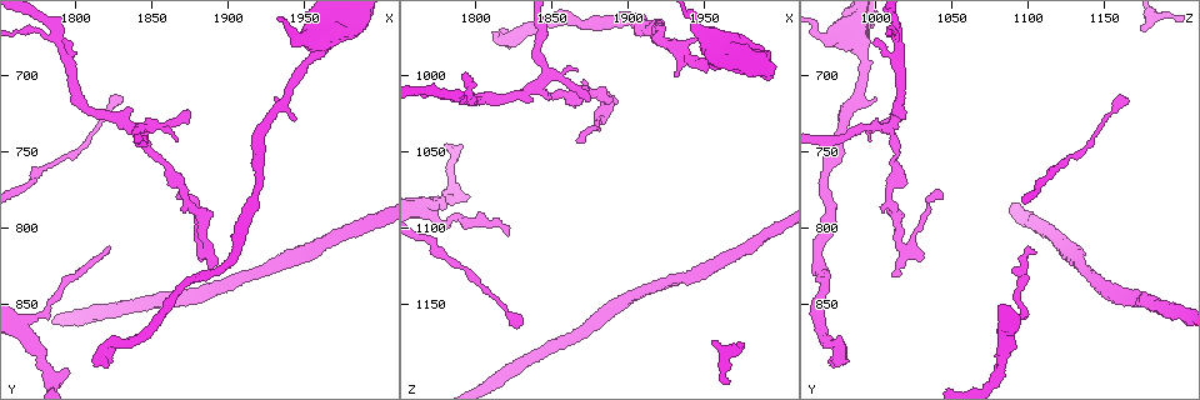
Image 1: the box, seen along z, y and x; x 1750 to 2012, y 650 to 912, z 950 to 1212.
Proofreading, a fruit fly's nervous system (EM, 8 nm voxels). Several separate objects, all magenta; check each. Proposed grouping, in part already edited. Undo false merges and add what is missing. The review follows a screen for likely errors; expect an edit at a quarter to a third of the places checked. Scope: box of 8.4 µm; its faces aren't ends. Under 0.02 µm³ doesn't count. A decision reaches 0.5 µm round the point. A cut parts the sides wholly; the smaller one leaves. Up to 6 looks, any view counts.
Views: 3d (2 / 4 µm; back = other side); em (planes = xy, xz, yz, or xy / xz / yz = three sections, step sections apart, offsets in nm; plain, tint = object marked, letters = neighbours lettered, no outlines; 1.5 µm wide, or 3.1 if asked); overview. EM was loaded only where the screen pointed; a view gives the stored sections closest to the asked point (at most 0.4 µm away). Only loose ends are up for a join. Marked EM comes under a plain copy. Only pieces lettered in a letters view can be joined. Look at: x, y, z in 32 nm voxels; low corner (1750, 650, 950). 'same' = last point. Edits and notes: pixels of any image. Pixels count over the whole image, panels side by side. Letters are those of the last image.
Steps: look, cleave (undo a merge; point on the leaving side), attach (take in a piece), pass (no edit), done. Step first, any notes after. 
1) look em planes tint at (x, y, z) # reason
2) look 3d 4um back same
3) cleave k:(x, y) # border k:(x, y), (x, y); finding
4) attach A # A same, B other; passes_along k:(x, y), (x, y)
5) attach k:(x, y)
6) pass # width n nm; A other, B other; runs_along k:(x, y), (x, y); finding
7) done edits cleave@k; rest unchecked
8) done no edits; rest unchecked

look em planes tint at (1862, 758, 1016) # sudden change in width

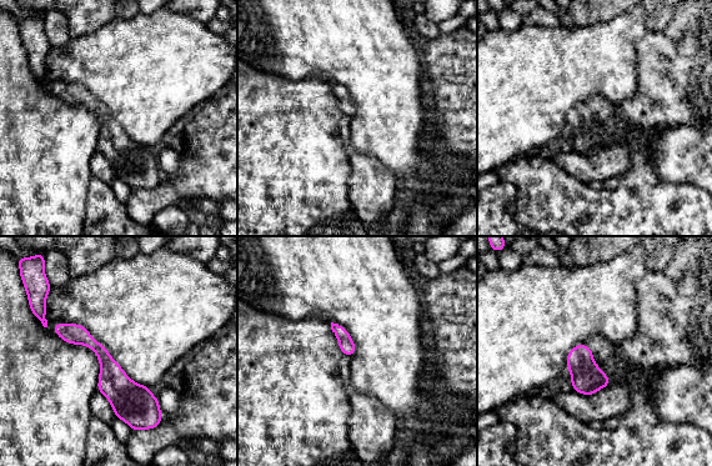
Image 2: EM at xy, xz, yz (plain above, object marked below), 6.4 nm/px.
look em planes letters same # what lies round it

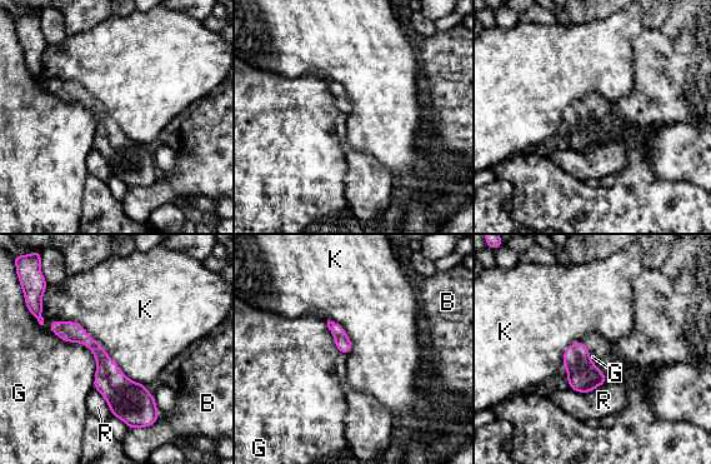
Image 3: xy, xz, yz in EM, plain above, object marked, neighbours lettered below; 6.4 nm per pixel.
pass # width 100 nm; B other, G other, K other, R other; border 3:(50, 322), (78, 322), (145, 385); continuous, no second neuron

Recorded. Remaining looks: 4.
look 3d 4um at (1816, 886, 968) # end of a long branch

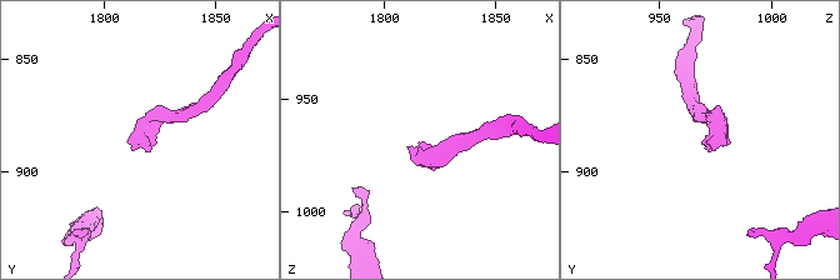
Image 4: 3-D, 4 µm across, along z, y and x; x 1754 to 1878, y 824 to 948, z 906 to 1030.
look em xy step 4 letters at (1816, 889, 968)

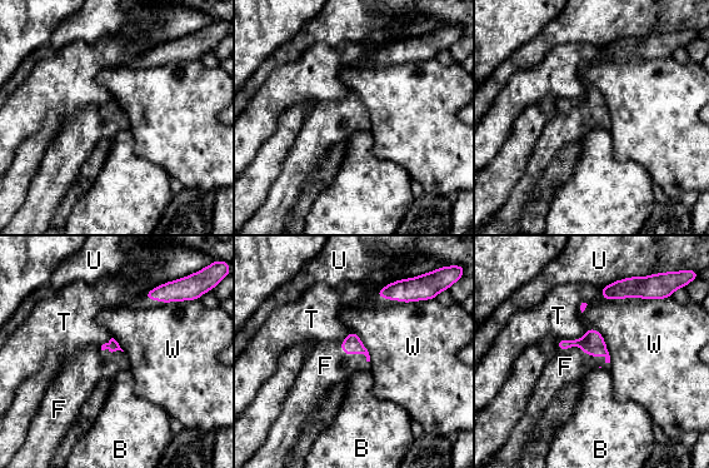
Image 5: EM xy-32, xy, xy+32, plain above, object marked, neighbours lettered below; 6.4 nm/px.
look em planes letters same

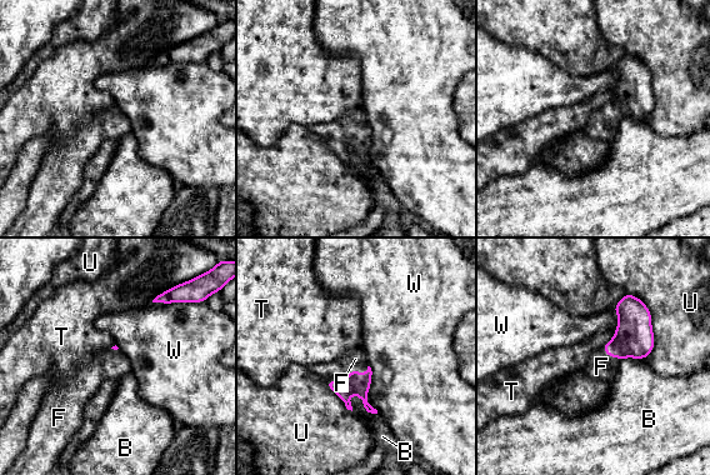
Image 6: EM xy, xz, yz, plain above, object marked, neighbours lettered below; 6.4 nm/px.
attach F # B other, F same, T other, U other, W other; passes_along 6:(355, 383), (348, 373), (355, 359); it goes on there

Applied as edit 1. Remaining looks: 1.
done edits attach@6; rest unchecked

